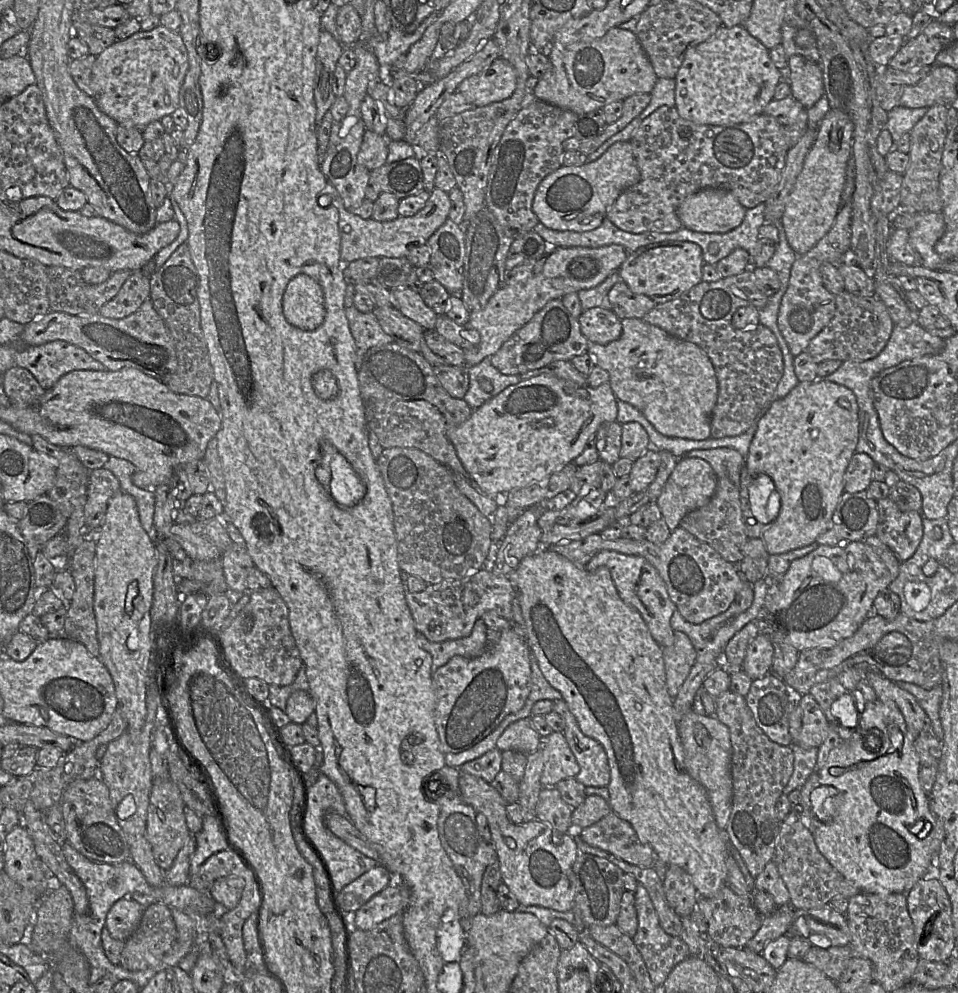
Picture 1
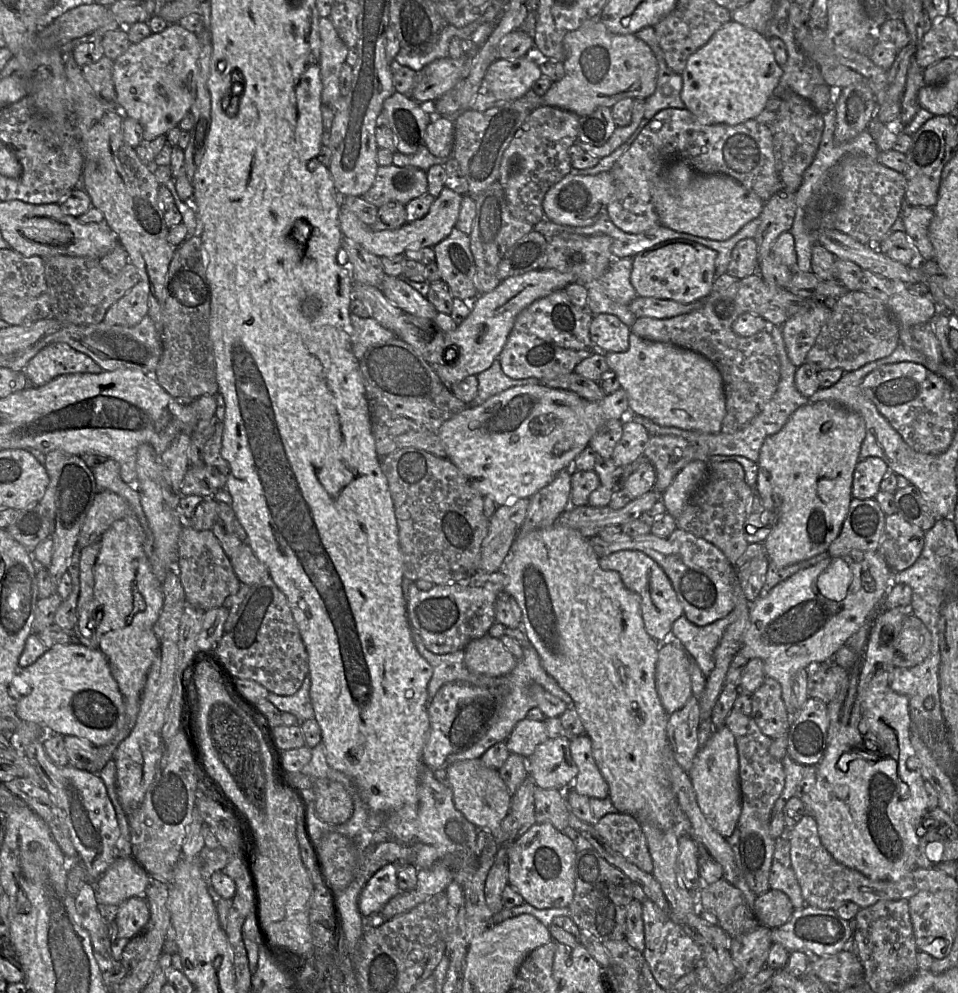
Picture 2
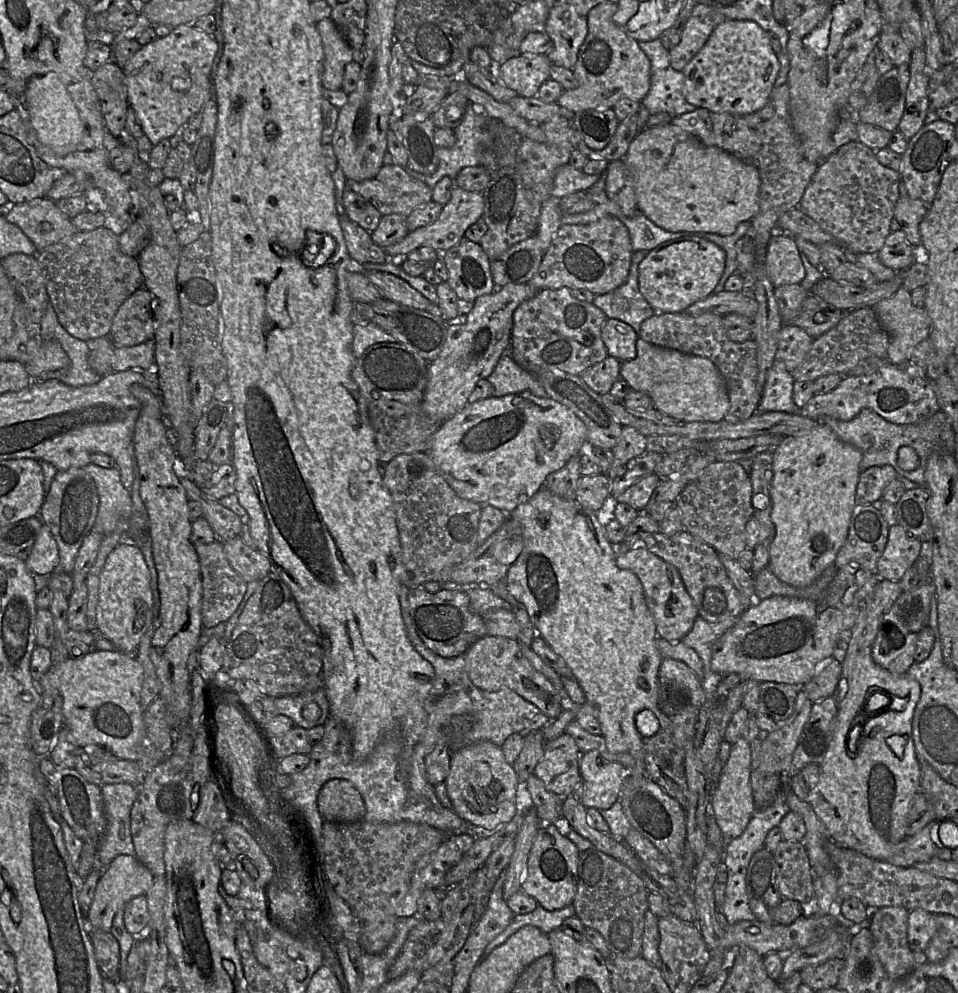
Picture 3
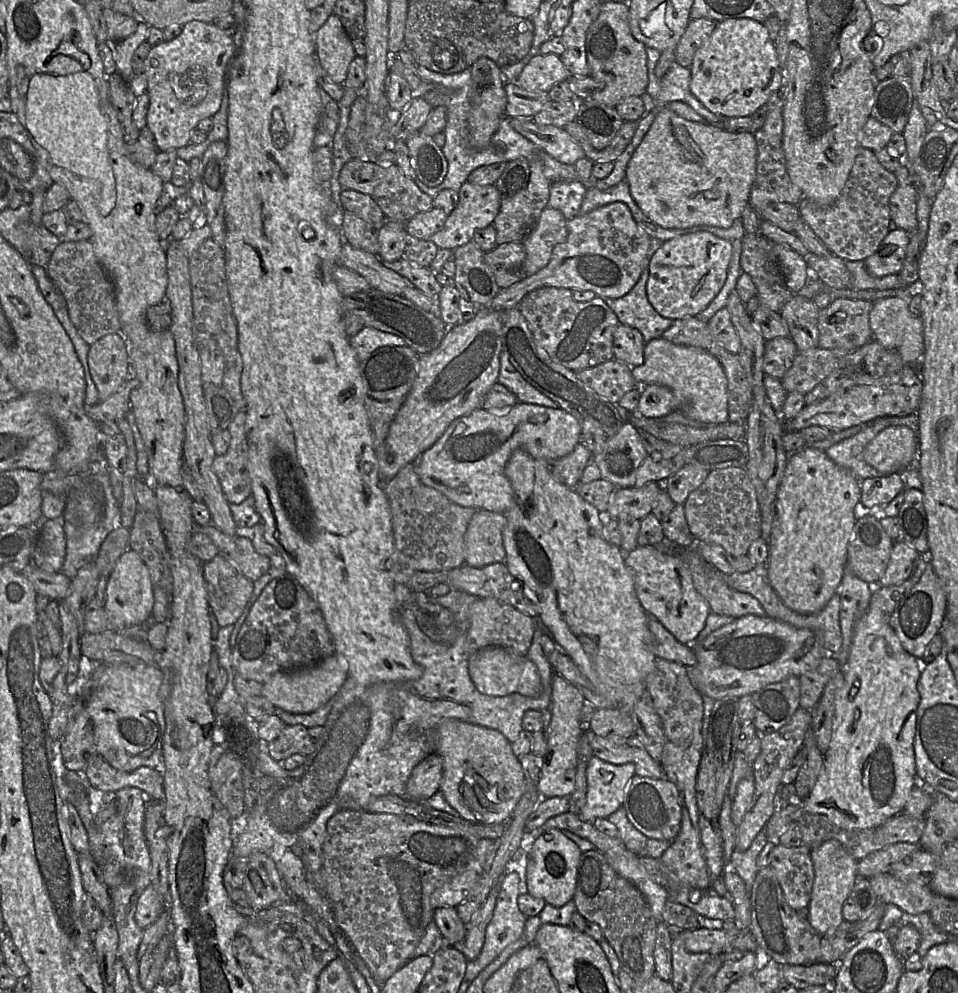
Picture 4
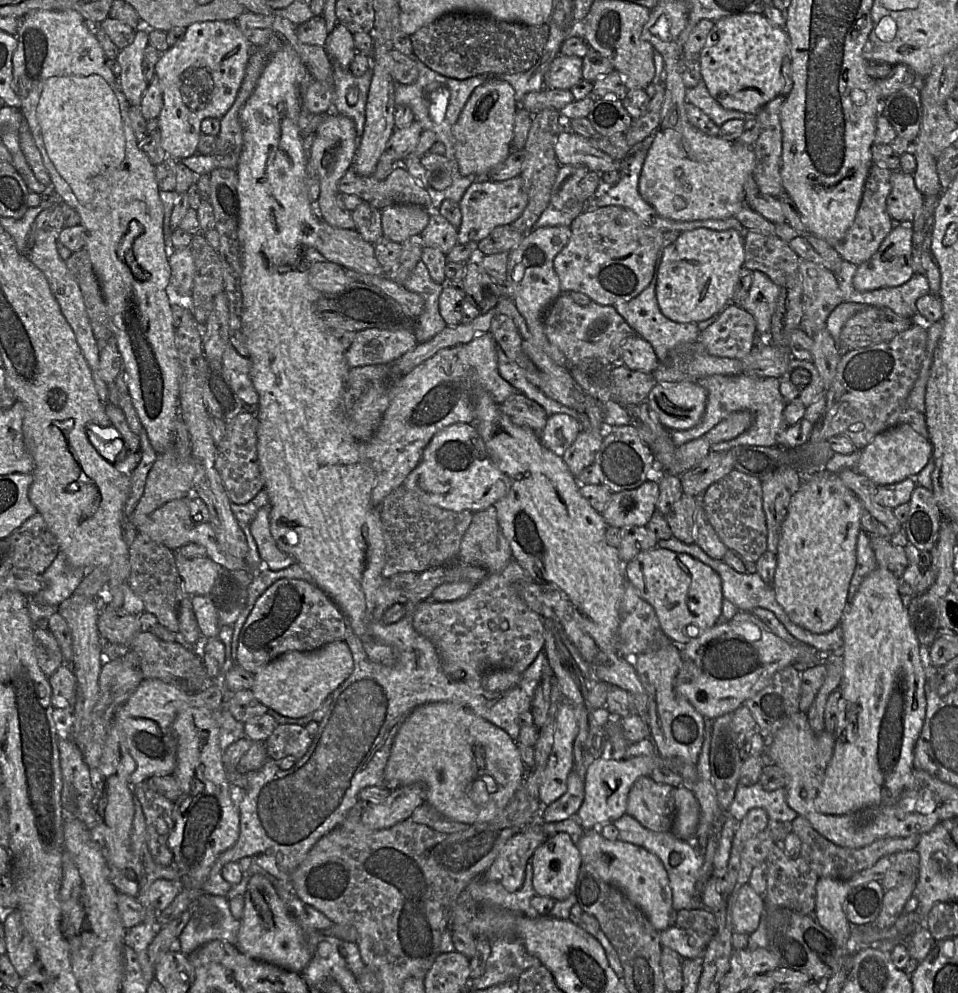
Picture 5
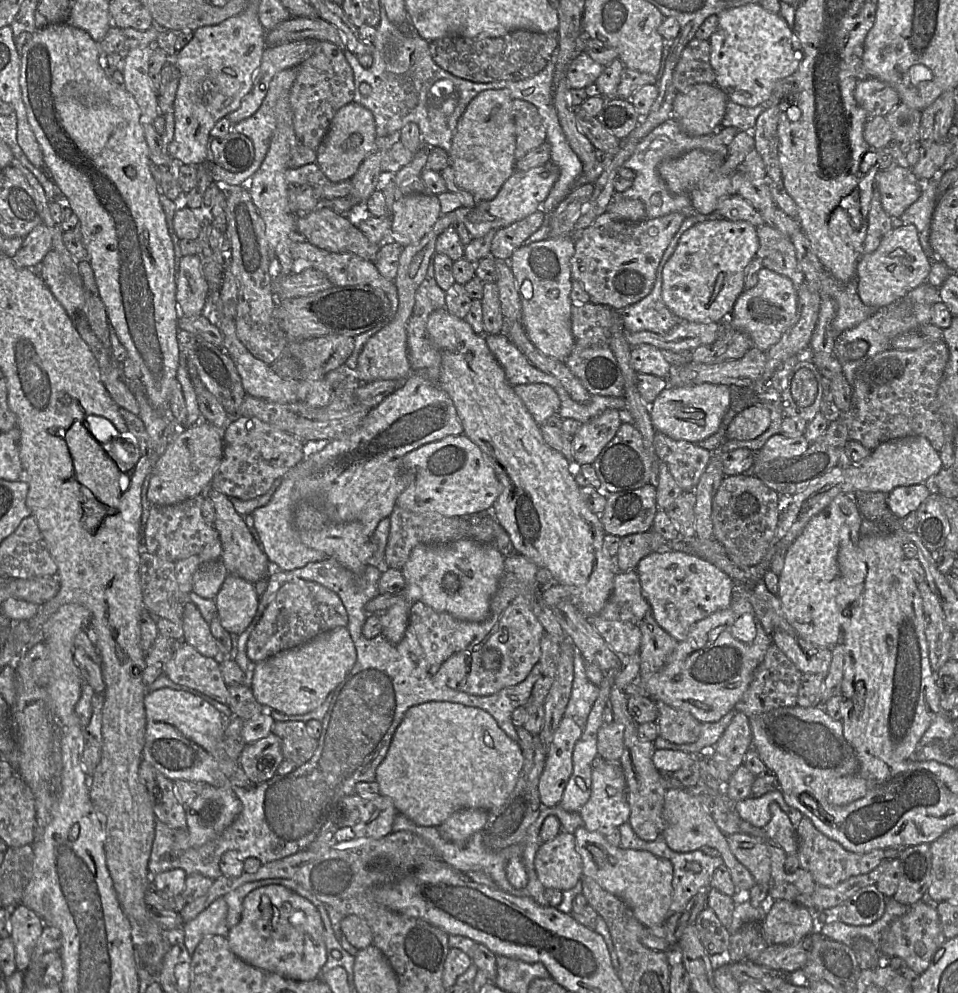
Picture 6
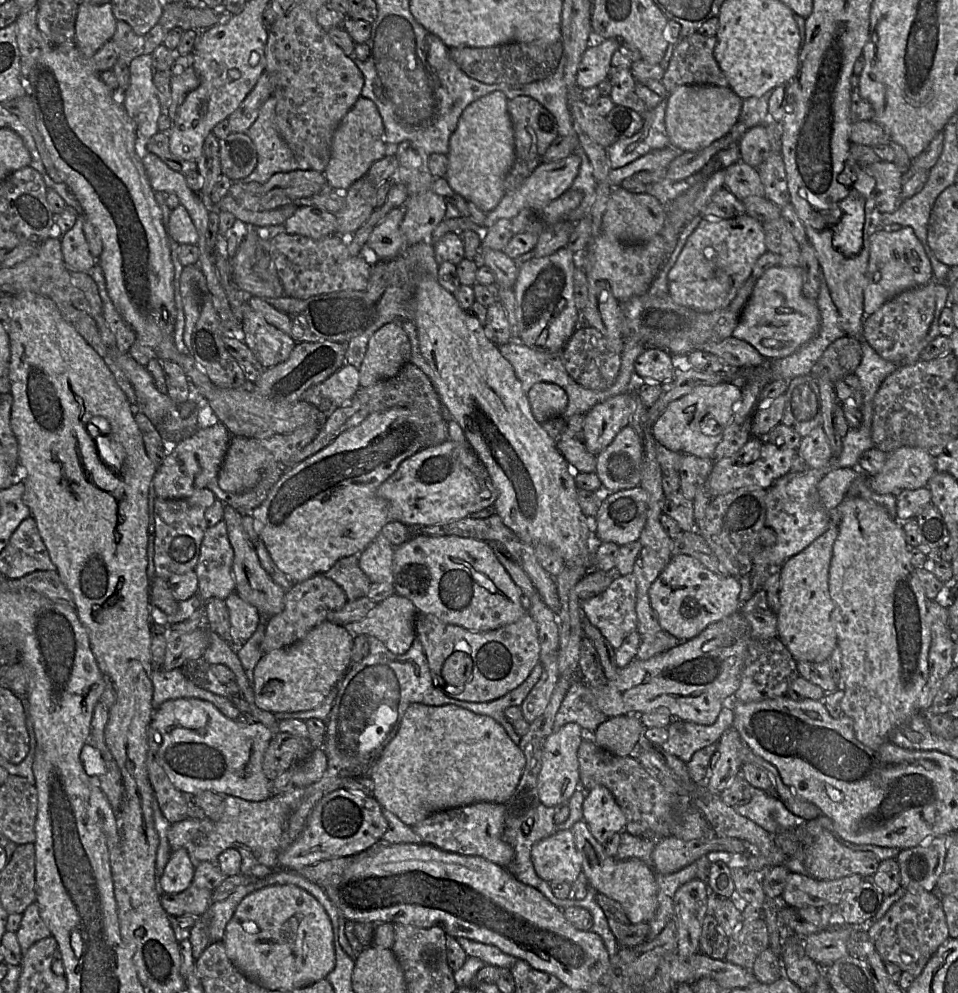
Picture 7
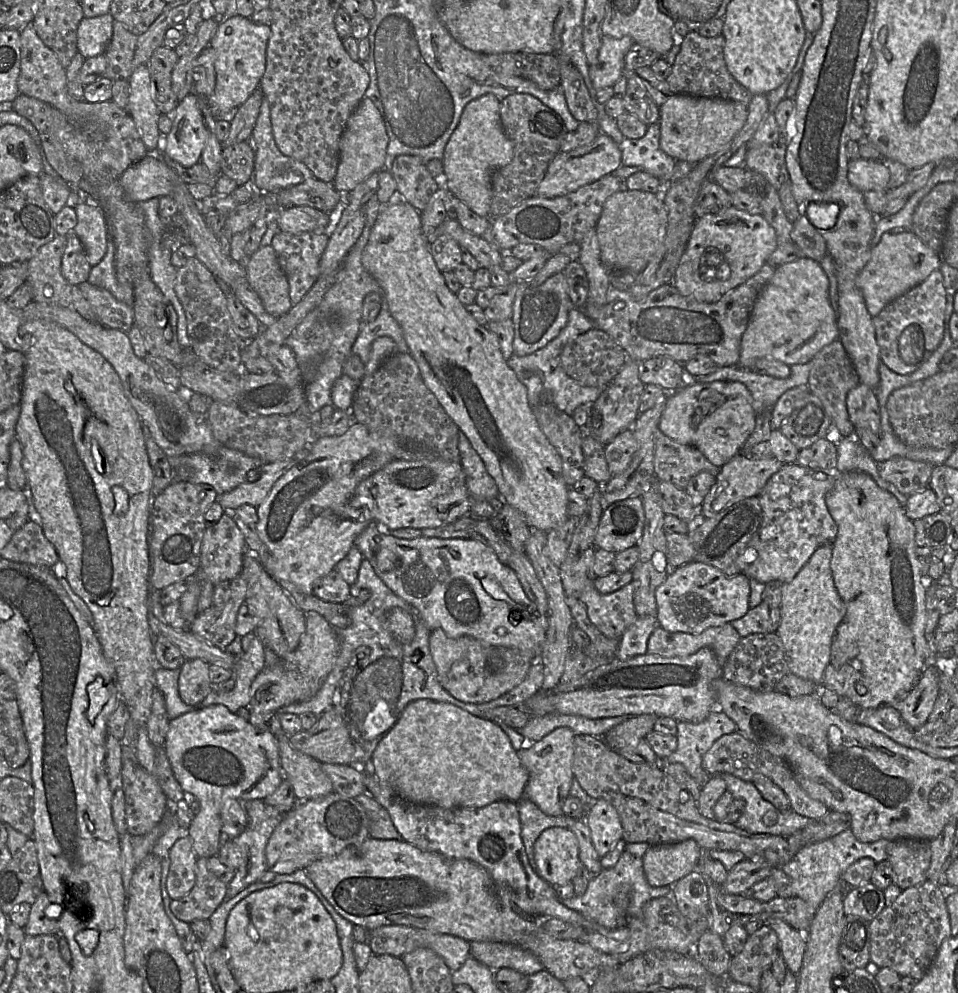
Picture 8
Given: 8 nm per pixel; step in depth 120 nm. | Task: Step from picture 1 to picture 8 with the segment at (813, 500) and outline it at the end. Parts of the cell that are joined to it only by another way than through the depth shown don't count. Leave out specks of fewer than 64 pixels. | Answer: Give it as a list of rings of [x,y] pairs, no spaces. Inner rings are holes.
[[[823,544],[820,547],[818,547],[815,552],[812,554],[808,562],[803,566],[803,568],[797,573],[797,575],[794,577],[794,579],[788,583],[782,583],[782,600],[781,600],[781,605],[780,605],[780,614],[781,614],[781,622],[779,627],[776,630],[776,634],[780,638],[785,655],[786,655],[786,660],[790,669],[791,674],[797,675],[803,679],[810,680],[817,684],[820,688],[820,683],[823,679],[824,672],[826,667],[830,664],[830,655],[831,655],[831,645],[832,641],[834,638],[834,635],[836,633],[836,630],[838,626],[840,625],[841,621],[843,620],[846,612],[845,604],[840,597],[835,584],[833,580],[833,574],[831,570],[831,558],[832,558],[832,544]]]

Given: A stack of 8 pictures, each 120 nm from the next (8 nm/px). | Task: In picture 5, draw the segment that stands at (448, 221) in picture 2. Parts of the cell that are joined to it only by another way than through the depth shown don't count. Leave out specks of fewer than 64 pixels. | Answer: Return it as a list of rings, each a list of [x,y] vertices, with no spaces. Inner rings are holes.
[[[518,175],[505,181],[477,180],[465,191],[459,202],[462,221],[458,232],[458,244],[479,242],[487,237],[496,227],[510,225],[517,220],[528,204],[523,181]]]

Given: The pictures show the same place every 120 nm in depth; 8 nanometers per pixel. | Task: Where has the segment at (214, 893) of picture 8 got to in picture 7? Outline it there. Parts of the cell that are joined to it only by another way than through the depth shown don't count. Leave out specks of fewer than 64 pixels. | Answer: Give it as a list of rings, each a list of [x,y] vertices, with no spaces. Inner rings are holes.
[[[191,884],[185,891],[177,894],[163,893],[160,902],[169,916],[203,916],[211,906],[212,892]]]

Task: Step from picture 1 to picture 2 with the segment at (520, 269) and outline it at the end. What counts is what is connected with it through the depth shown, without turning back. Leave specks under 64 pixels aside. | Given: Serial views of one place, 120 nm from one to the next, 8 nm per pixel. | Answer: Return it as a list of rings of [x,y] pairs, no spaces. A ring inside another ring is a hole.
[[[540,268],[521,275],[508,277],[502,280],[492,291],[479,295],[472,301],[472,311],[457,328],[445,335],[444,352],[441,362],[431,365],[438,374],[444,386],[450,390],[452,385],[462,381],[470,375],[478,375],[488,369],[499,357],[505,346],[509,334],[514,326],[518,314],[534,301],[557,290],[564,290],[566,286],[576,282],[573,274],[562,273],[554,269]]]

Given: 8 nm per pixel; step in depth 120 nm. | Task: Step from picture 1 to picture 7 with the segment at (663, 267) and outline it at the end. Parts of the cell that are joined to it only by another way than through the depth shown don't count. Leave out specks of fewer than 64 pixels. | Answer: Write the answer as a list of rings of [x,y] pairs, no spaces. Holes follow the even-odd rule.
[[[744,214],[729,219],[702,218],[687,238],[674,266],[668,273],[668,294],[676,304],[702,313],[726,308],[751,276],[757,259],[765,252],[767,248],[763,224],[753,217]]]

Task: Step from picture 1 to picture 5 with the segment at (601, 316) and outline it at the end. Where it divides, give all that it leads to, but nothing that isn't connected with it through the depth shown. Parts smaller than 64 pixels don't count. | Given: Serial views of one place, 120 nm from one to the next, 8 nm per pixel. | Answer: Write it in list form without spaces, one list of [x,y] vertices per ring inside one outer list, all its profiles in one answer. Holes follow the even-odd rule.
[[[633,335],[621,346],[620,363],[632,371],[652,373],[660,362],[651,344],[641,336]]]

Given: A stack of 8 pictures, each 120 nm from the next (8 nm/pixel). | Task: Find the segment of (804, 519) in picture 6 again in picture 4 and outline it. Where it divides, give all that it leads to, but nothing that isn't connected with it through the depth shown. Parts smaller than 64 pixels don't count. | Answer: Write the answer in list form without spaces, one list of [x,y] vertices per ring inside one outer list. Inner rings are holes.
[[[892,426],[876,435],[864,449],[867,464],[890,475],[912,465],[920,449],[920,438],[906,426]]]

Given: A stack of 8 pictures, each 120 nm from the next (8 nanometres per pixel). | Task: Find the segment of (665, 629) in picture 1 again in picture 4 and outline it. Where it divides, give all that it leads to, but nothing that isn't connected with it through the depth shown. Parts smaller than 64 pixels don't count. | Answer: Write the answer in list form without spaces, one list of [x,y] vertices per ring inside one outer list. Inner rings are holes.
[[[638,546],[625,554],[624,561],[633,571],[636,595],[645,612],[657,619],[677,641],[692,645],[705,627],[711,610],[695,589],[688,565],[675,554],[654,546]]]

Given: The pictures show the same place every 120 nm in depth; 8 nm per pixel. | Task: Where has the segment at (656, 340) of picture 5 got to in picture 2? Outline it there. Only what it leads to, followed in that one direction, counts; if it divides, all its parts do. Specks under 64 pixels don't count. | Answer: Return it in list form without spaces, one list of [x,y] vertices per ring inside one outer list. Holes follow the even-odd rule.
[[[632,258],[614,259],[609,270],[586,286],[586,310],[592,315],[606,313],[617,316],[631,327],[637,317],[630,311],[630,303],[638,296],[631,284]]]

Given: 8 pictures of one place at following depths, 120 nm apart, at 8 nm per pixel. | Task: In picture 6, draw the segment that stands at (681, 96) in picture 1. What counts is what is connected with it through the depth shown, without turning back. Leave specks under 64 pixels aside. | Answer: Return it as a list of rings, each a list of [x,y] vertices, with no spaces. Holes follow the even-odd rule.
[[[759,3],[720,12],[709,42],[715,85],[723,90],[728,100],[744,107],[766,105],[777,82],[794,74],[800,62],[787,22],[780,13],[771,13]]]

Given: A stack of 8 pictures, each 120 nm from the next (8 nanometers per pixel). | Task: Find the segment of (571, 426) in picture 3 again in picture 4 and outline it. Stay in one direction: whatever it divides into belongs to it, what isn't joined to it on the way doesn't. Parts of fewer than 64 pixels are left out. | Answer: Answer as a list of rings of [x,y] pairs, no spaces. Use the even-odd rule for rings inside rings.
[[[518,402],[505,415],[494,415],[483,408],[476,409],[451,422],[440,438],[419,457],[416,472],[424,485],[438,490],[460,506],[505,513],[515,500],[511,483],[505,475],[505,466],[513,451],[523,449],[533,458],[552,463],[573,451],[581,442],[581,433],[578,420],[562,408]]]

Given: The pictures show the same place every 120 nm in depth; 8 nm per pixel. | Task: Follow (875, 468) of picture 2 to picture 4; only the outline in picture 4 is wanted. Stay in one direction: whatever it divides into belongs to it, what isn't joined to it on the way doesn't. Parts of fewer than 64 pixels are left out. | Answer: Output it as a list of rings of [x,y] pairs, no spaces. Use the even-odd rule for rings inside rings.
[[[900,473],[882,477],[867,478],[861,481],[861,509],[881,510],[906,487]]]

